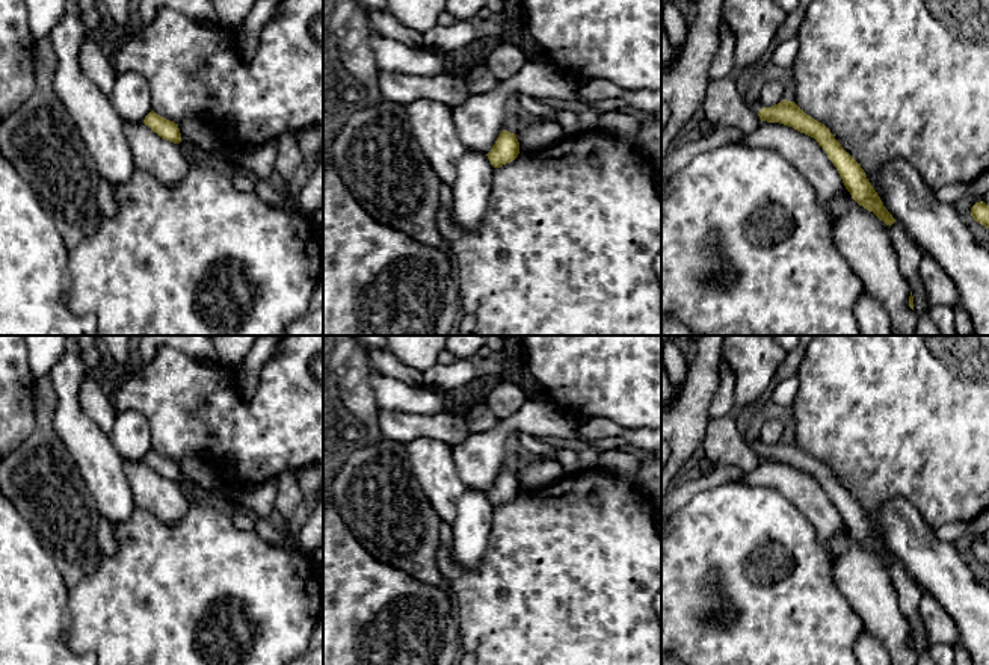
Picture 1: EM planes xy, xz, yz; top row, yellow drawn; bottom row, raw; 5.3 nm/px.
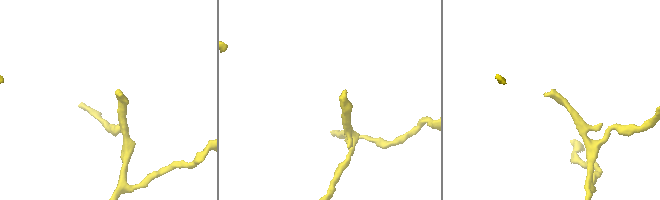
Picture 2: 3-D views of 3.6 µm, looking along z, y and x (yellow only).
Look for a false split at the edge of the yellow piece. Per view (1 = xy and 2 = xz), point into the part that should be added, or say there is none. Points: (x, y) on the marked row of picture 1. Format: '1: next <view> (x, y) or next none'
1: next none
2: next none

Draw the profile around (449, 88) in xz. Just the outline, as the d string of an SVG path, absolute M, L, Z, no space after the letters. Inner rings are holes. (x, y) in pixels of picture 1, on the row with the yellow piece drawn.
M451 70L433 77L379 71L377 82L382 95L388 101L396 101L403 106L418 98L429 98L454 109L471 95L465 79Z

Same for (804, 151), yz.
M763 121L744 144L779 151L812 184L826 212L836 196L846 196L847 189L836 168L814 138L779 122Z

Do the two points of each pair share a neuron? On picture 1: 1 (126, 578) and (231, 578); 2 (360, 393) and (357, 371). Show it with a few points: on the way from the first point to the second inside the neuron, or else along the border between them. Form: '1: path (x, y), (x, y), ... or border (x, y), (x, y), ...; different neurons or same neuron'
1: path (151, 578), (206, 578); same neuron
2: path (357, 387), (357, 377); same neuron

